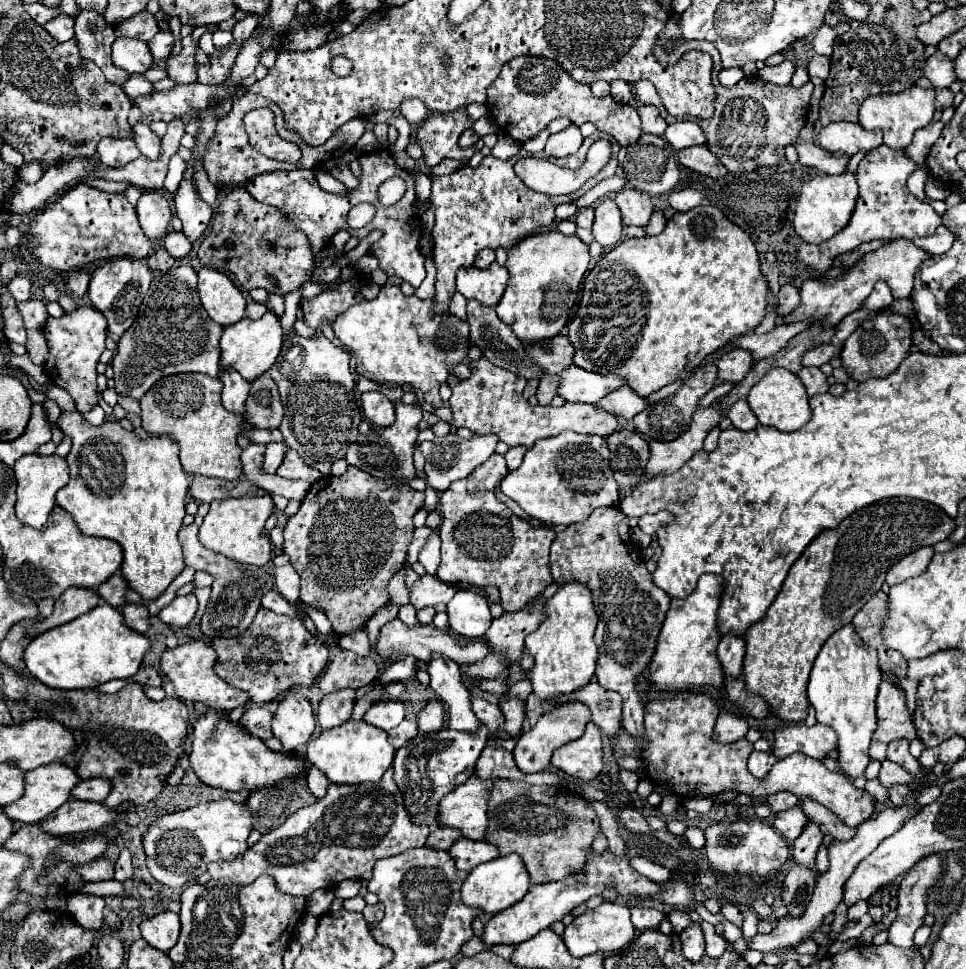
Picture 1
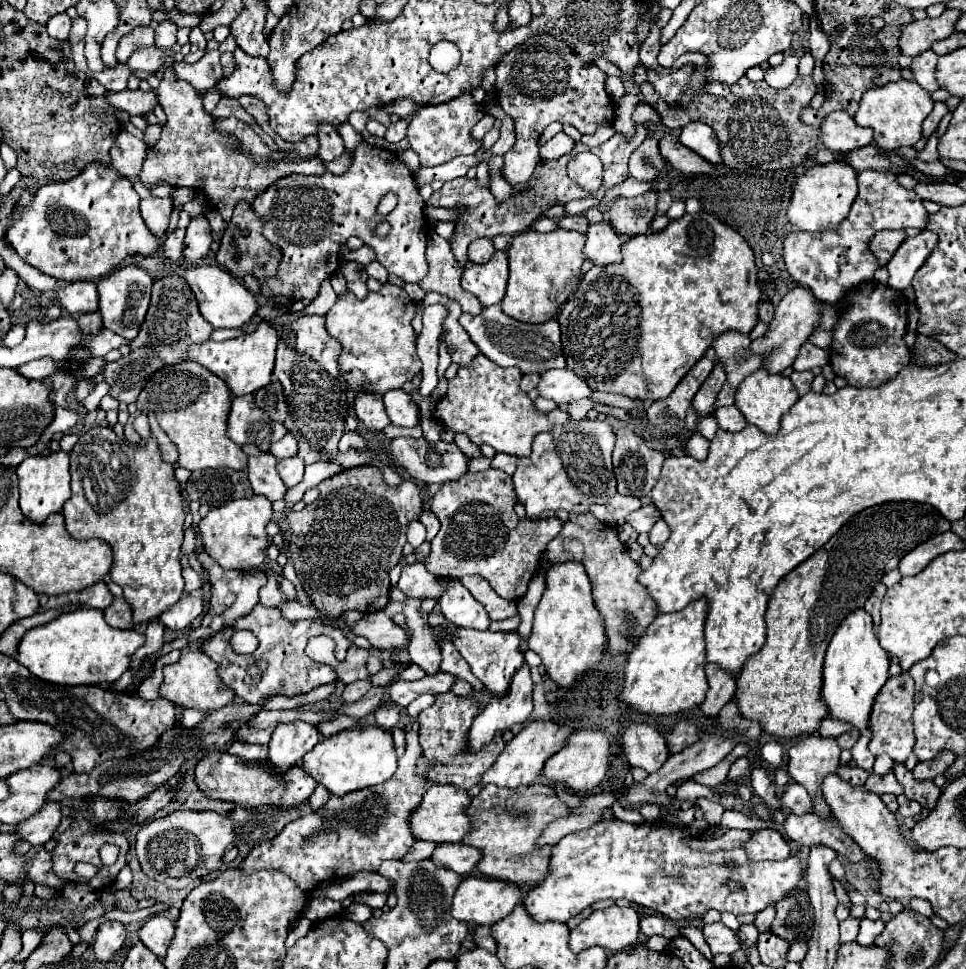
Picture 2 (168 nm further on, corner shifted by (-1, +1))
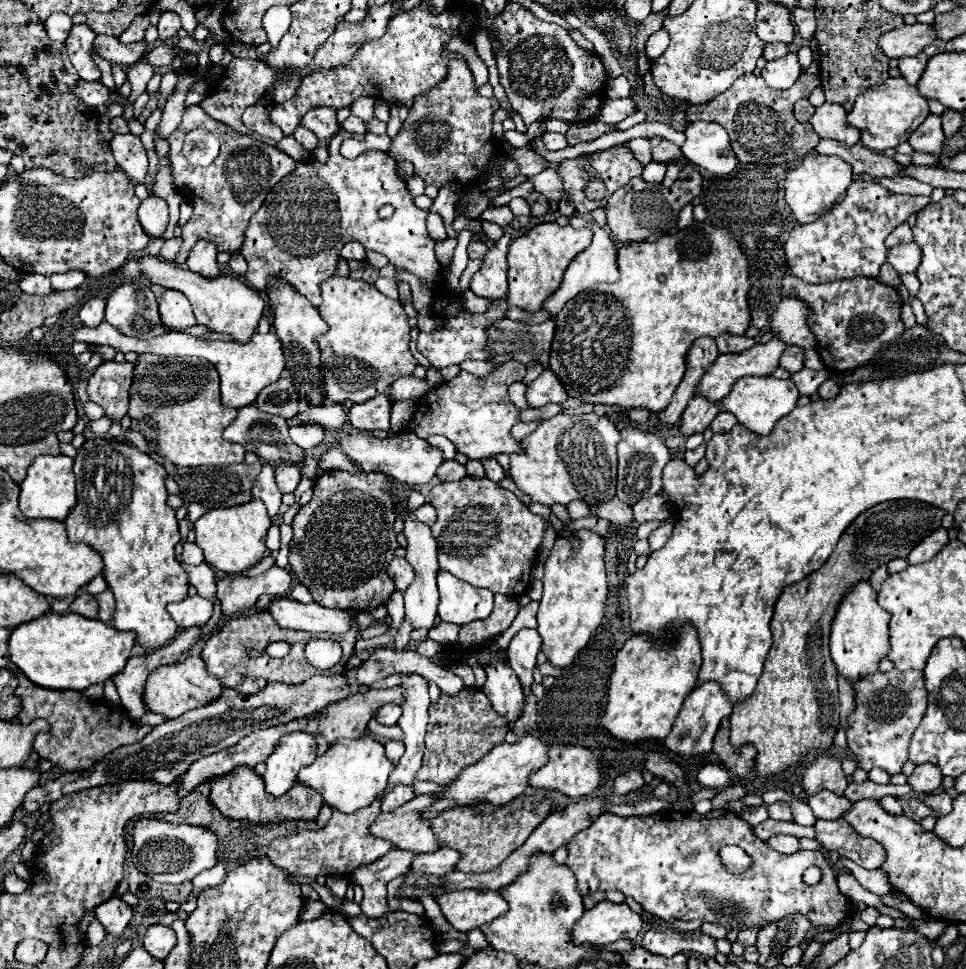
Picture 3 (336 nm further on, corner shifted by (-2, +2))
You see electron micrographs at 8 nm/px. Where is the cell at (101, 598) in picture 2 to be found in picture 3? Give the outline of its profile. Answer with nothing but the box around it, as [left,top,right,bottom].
[70,592,98,618]

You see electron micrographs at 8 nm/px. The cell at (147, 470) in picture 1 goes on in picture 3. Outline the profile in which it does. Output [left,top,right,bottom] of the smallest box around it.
[64,438,188,654]

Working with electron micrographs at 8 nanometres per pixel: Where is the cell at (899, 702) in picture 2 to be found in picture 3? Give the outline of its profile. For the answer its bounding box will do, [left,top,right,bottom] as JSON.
[846,670,928,774]

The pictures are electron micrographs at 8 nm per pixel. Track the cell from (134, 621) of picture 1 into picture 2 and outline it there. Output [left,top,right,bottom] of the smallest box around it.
[105,597,135,629]

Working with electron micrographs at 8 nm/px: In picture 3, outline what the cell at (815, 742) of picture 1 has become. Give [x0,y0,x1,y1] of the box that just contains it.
[802,756,848,796]

